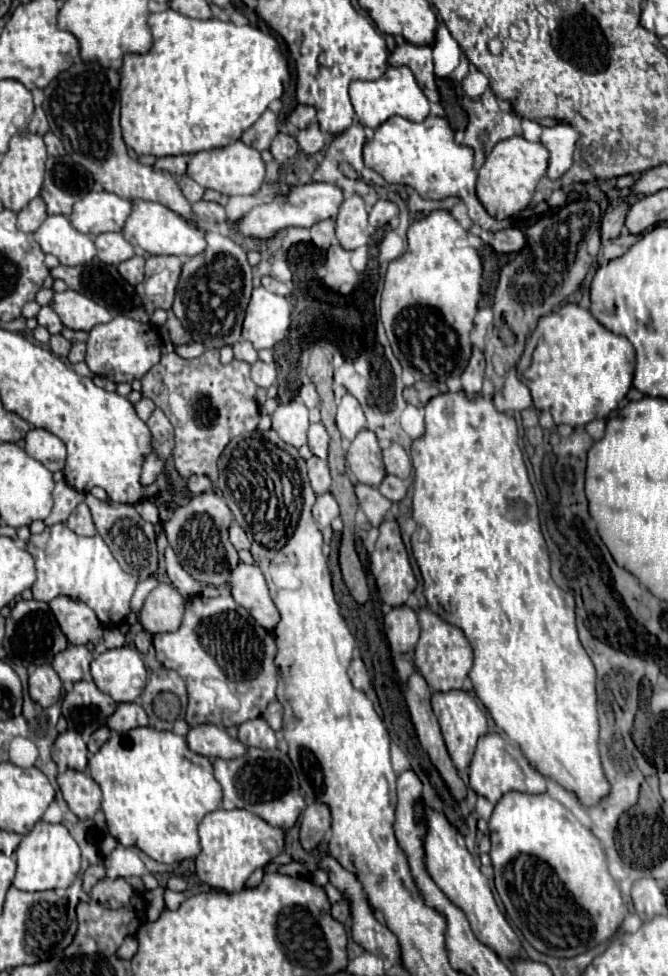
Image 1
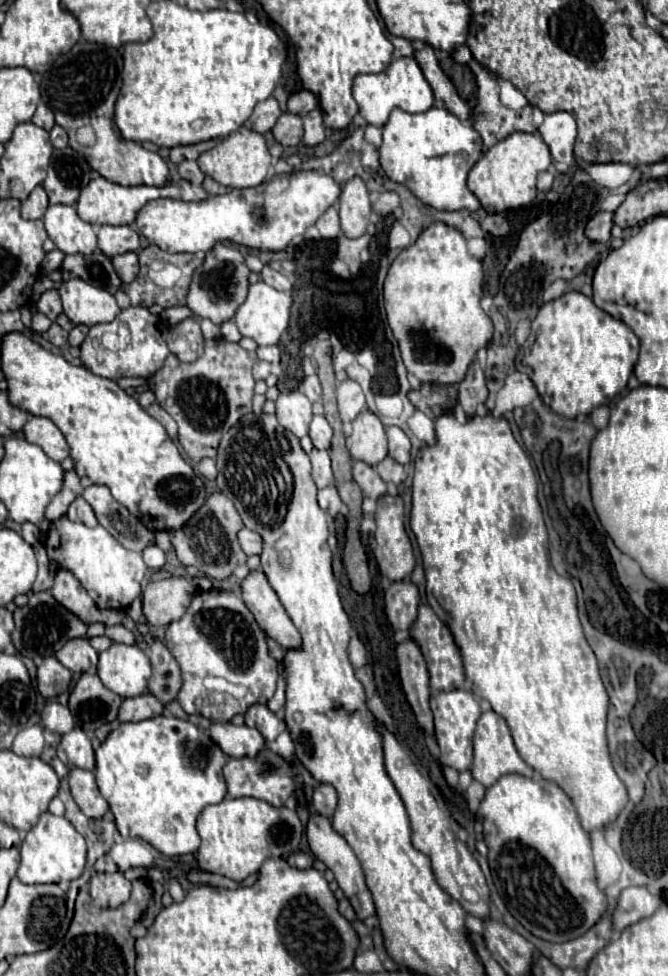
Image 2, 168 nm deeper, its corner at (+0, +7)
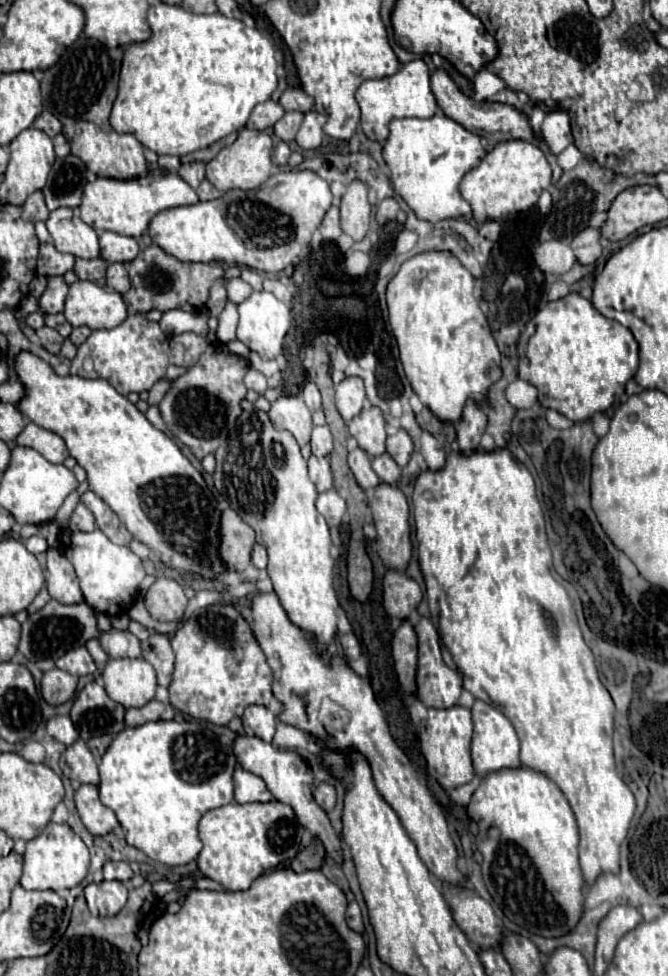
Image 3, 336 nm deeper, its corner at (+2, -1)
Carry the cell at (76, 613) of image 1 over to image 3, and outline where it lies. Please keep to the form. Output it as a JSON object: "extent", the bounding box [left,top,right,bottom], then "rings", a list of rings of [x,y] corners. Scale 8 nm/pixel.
{"extent":[46,549,84,605],"rings":[[[48,549],[48,577],[46,577],[46,589],[52,599],[72,605],[84,601],[82,591],[78,587],[78,579],[74,573],[72,563],[58,551],[58,549]]]}

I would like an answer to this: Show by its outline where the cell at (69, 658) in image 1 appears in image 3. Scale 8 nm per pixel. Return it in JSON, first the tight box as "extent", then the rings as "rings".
{"extent":[56,647,96,677],"rings":[[[76,647],[72,651],[68,651],[66,655],[62,655],[58,661],[56,661],[56,667],[62,669],[62,671],[68,671],[76,677],[80,675],[90,675],[96,671],[96,665],[88,653],[86,647]]]}

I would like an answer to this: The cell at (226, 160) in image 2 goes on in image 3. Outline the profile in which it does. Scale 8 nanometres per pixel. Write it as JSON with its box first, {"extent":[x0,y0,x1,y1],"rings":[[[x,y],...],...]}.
{"extent":[206,129,274,191],"rings":[[[242,129],[238,139],[224,147],[210,163],[206,163],[206,179],[218,187],[220,191],[228,191],[228,189],[256,189],[262,183],[266,183],[266,179],[272,175],[274,171],[274,163],[272,163],[272,139],[268,133],[264,131],[254,131],[254,129]]]}

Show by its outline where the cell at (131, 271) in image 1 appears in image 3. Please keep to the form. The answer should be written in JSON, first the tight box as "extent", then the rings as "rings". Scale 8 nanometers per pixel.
{"extent":[106,263,130,293],"rings":[[[110,263],[106,269],[106,285],[118,293],[126,293],[130,289],[130,279],[126,265],[122,263]]]}

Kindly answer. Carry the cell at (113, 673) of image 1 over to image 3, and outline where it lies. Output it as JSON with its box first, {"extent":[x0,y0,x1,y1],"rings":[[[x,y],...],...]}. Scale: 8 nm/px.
{"extent":[102,659,156,709],"rings":[[[110,659],[102,671],[104,687],[110,699],[122,703],[126,709],[144,707],[154,699],[156,675],[146,659]]]}

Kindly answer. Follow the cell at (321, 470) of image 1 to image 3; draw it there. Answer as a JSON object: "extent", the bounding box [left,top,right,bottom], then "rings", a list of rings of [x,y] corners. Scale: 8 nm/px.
{"extent":[308,455,332,493],"rings":[[[312,455],[308,459],[308,473],[310,473],[310,479],[316,485],[318,493],[332,489],[332,471],[330,471],[330,461],[326,457]]]}

